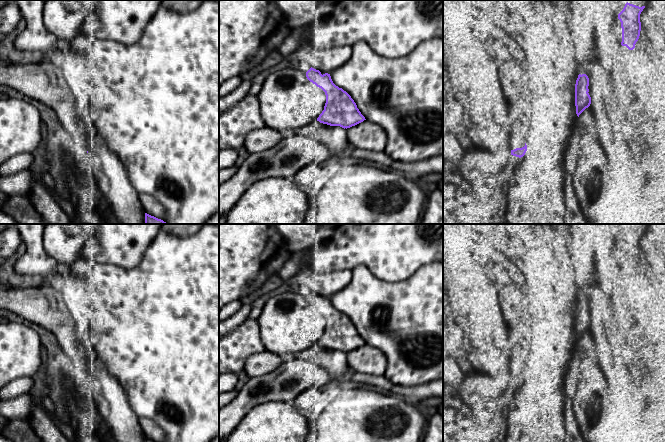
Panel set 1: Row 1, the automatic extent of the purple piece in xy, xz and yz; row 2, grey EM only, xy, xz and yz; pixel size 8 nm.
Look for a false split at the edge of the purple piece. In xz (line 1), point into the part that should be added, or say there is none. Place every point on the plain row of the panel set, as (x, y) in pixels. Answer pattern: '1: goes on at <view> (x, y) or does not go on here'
1: does not go on here

